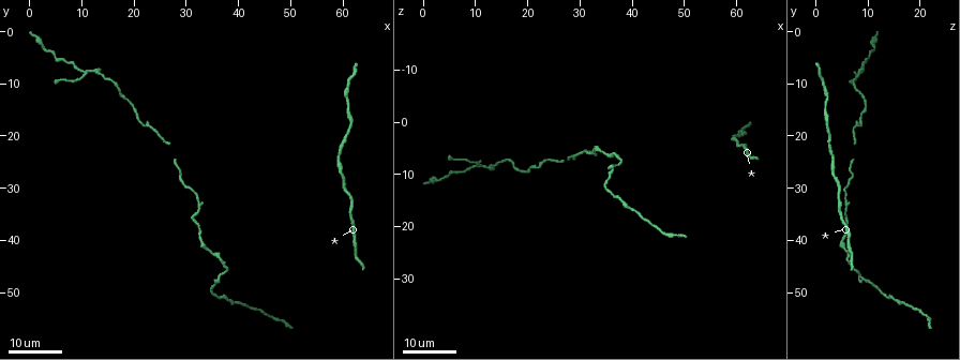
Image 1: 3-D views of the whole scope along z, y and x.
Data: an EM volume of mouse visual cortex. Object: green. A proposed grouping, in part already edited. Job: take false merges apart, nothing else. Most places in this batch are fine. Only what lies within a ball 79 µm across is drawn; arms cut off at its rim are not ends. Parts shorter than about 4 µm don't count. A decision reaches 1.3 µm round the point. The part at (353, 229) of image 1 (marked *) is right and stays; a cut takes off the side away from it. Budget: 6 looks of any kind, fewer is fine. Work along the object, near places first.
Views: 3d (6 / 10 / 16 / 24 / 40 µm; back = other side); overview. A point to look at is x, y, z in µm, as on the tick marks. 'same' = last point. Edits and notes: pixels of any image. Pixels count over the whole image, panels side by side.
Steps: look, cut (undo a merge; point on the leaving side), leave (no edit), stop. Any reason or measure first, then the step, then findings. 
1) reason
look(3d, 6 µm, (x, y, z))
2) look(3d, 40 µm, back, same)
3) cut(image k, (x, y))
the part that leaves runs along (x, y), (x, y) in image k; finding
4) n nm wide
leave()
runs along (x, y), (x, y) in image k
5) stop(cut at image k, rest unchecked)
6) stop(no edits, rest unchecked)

arms run side by side
look(3d, 16 µm, (36.0, 47.5, 9.0))

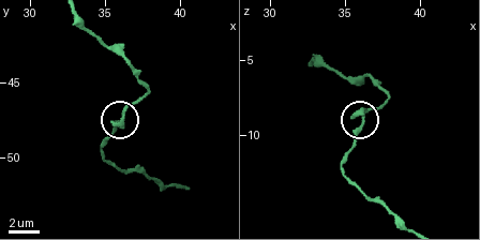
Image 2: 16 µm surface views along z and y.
look(3d, 6 µm, same)

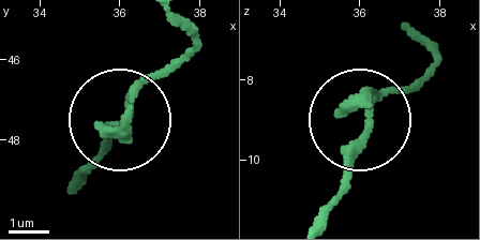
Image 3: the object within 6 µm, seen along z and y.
look(3d, 6 µm, back, same)

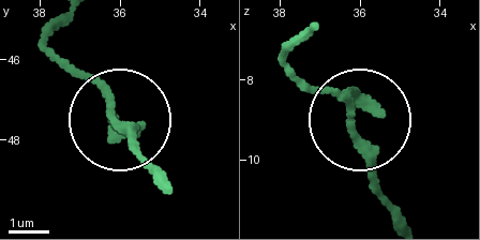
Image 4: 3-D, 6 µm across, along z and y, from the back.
4 arms
leave()
runs along (164, 185), (105, 93), (47, 46) in image 4; continuous, no second neuron

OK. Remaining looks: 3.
sudden change in width
look(3d, 16 µm, (34.0, 41.5, 5.5))

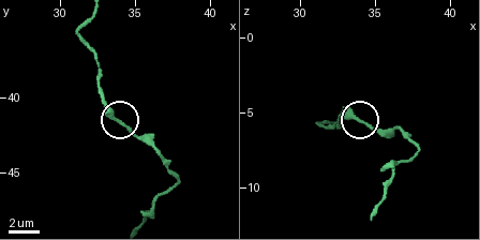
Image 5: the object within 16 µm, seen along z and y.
look(3d, 6 µm, (34.0, 41.6, 5.4))

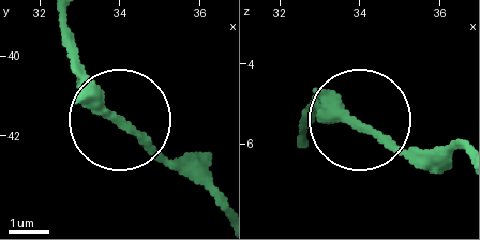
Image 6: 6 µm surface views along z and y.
leave()
runs along (216, 207), (104, 104), (74, 46) in image 6; all the same neuron

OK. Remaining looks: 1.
stop(no edits, rest unchecked)

